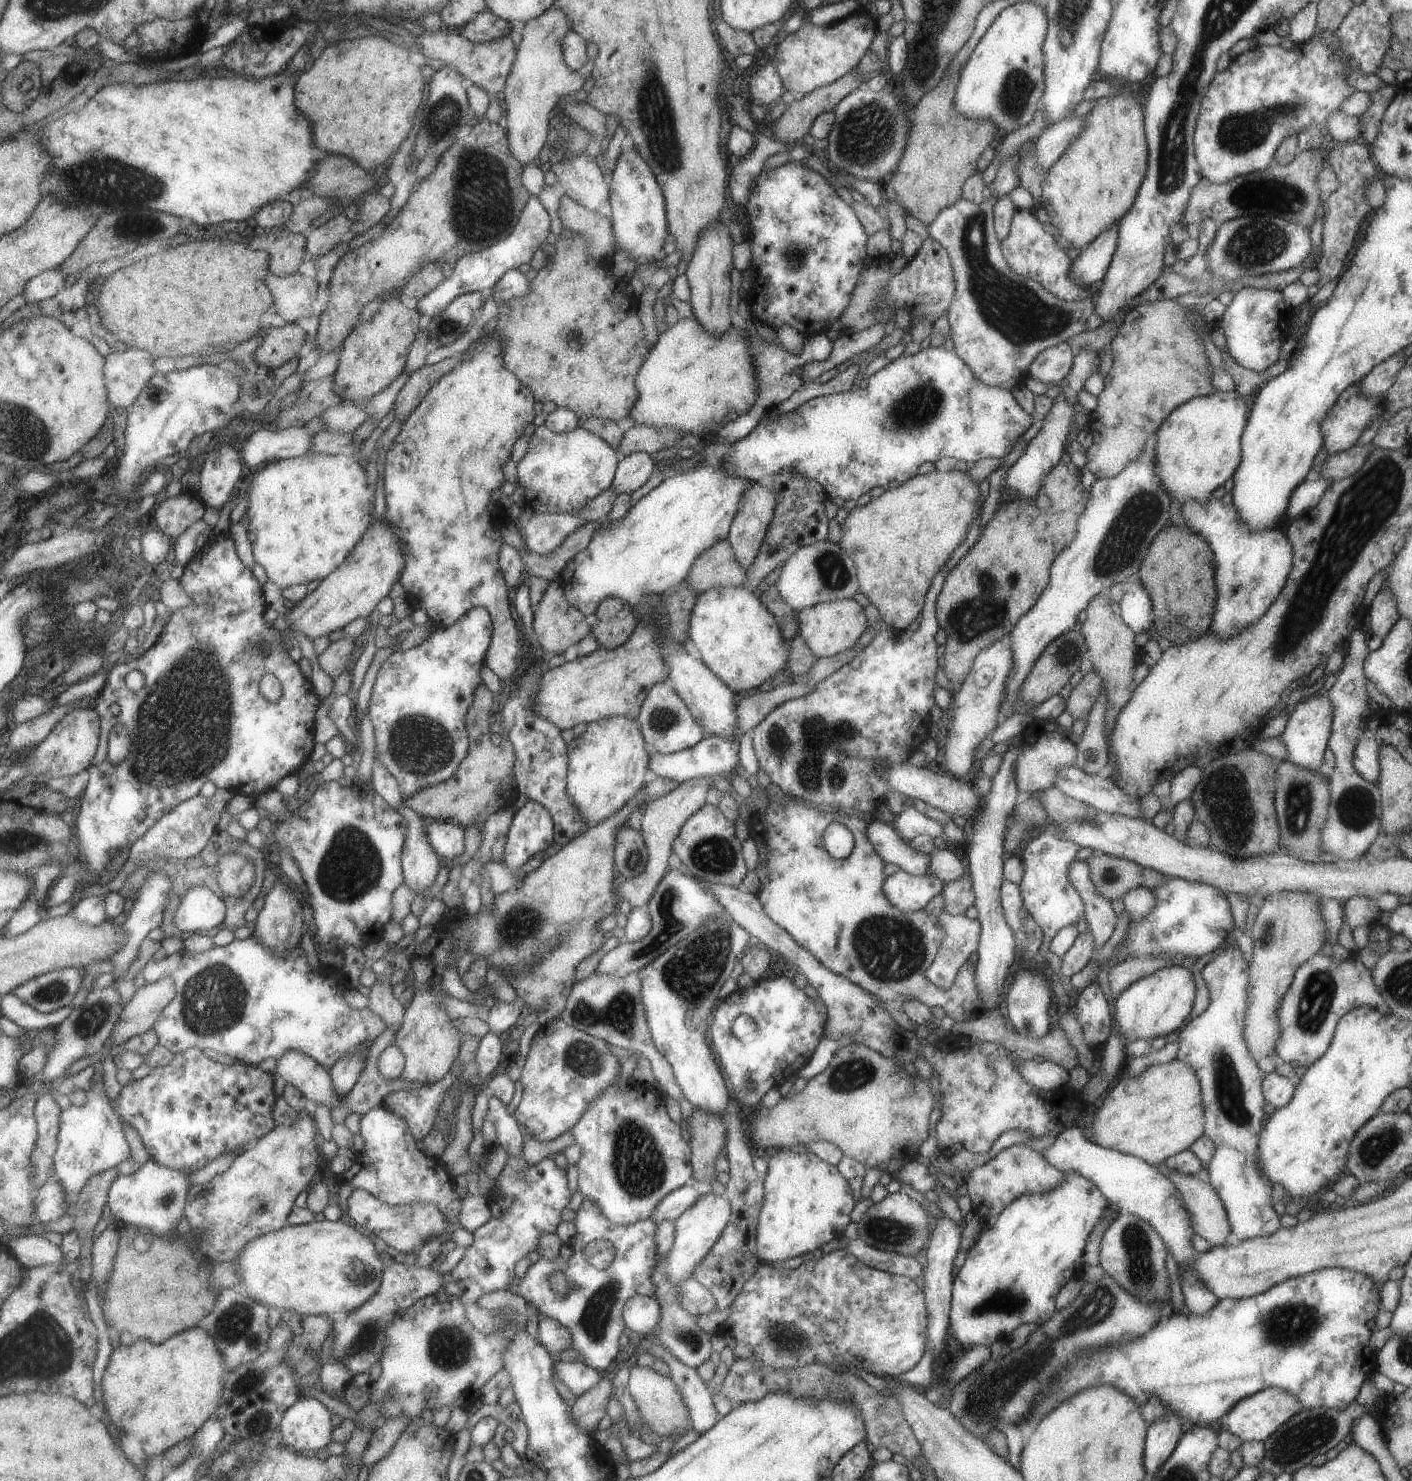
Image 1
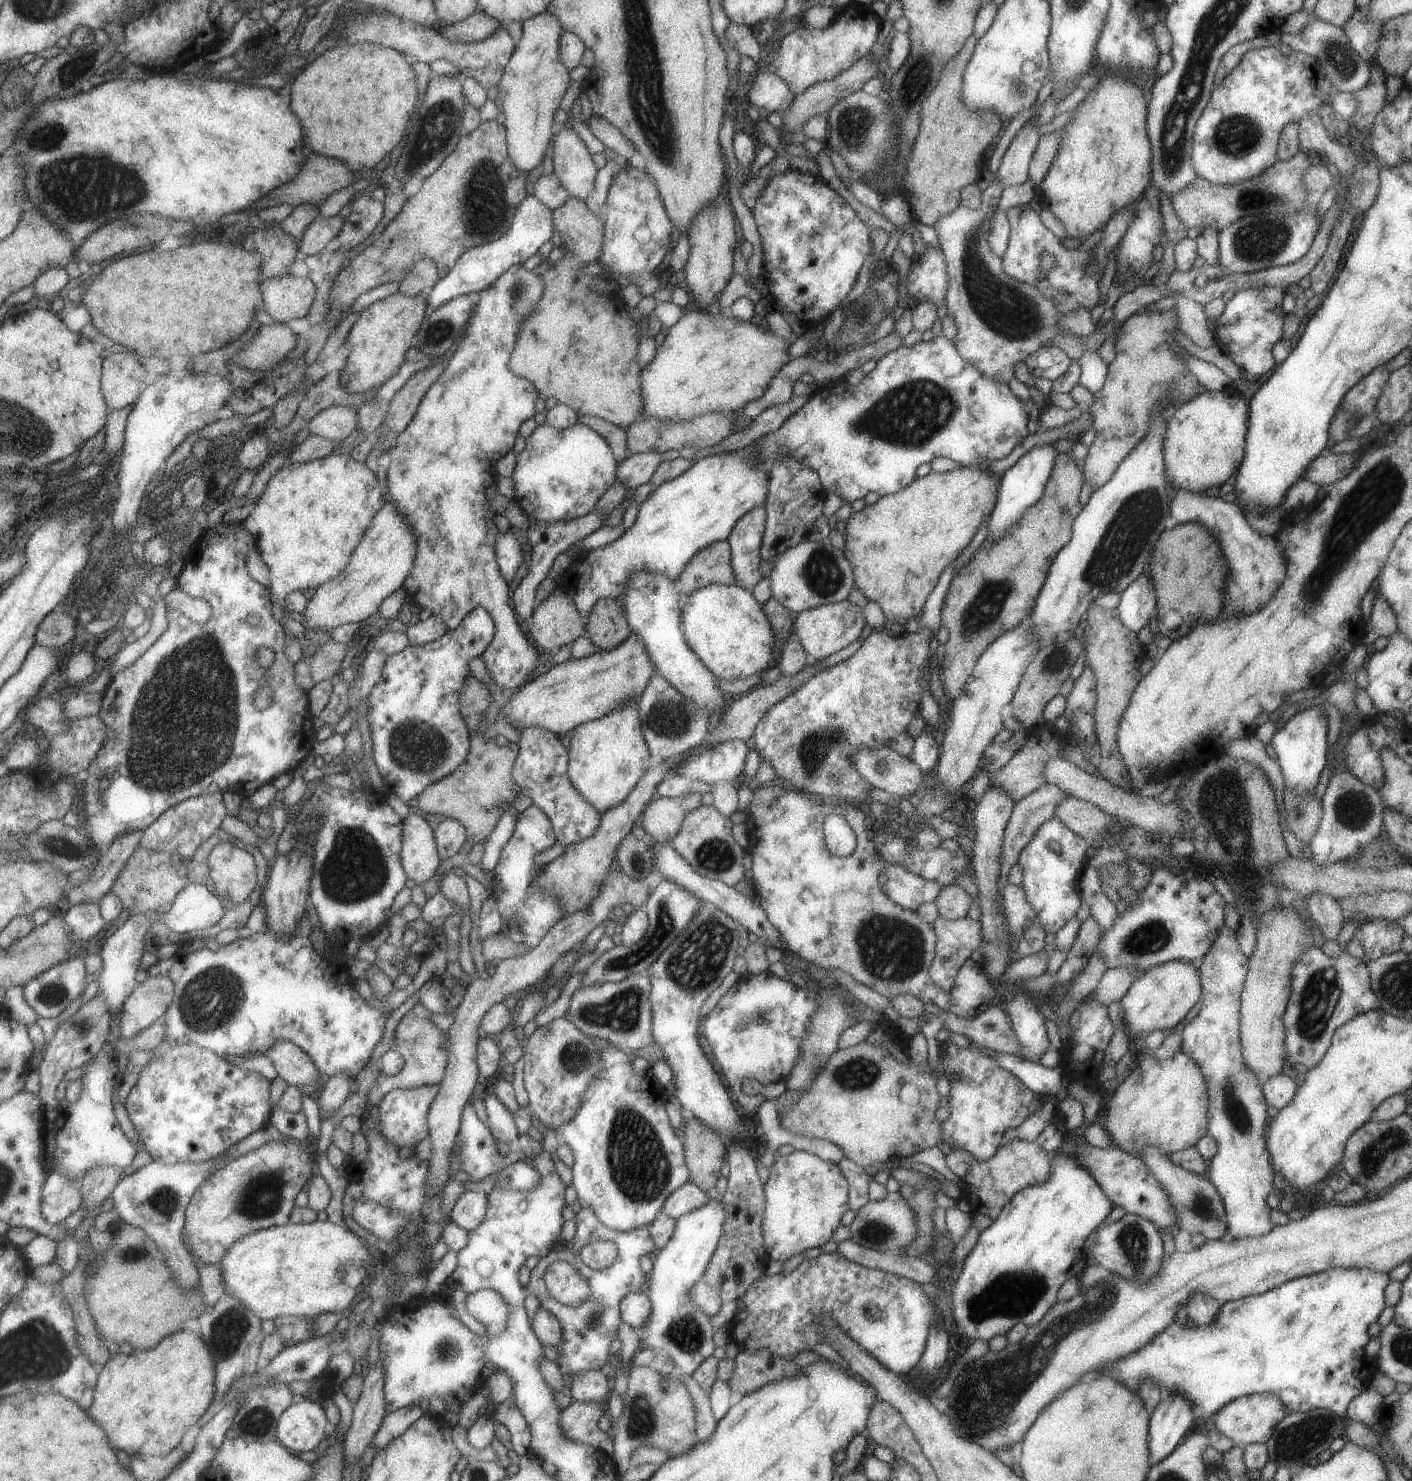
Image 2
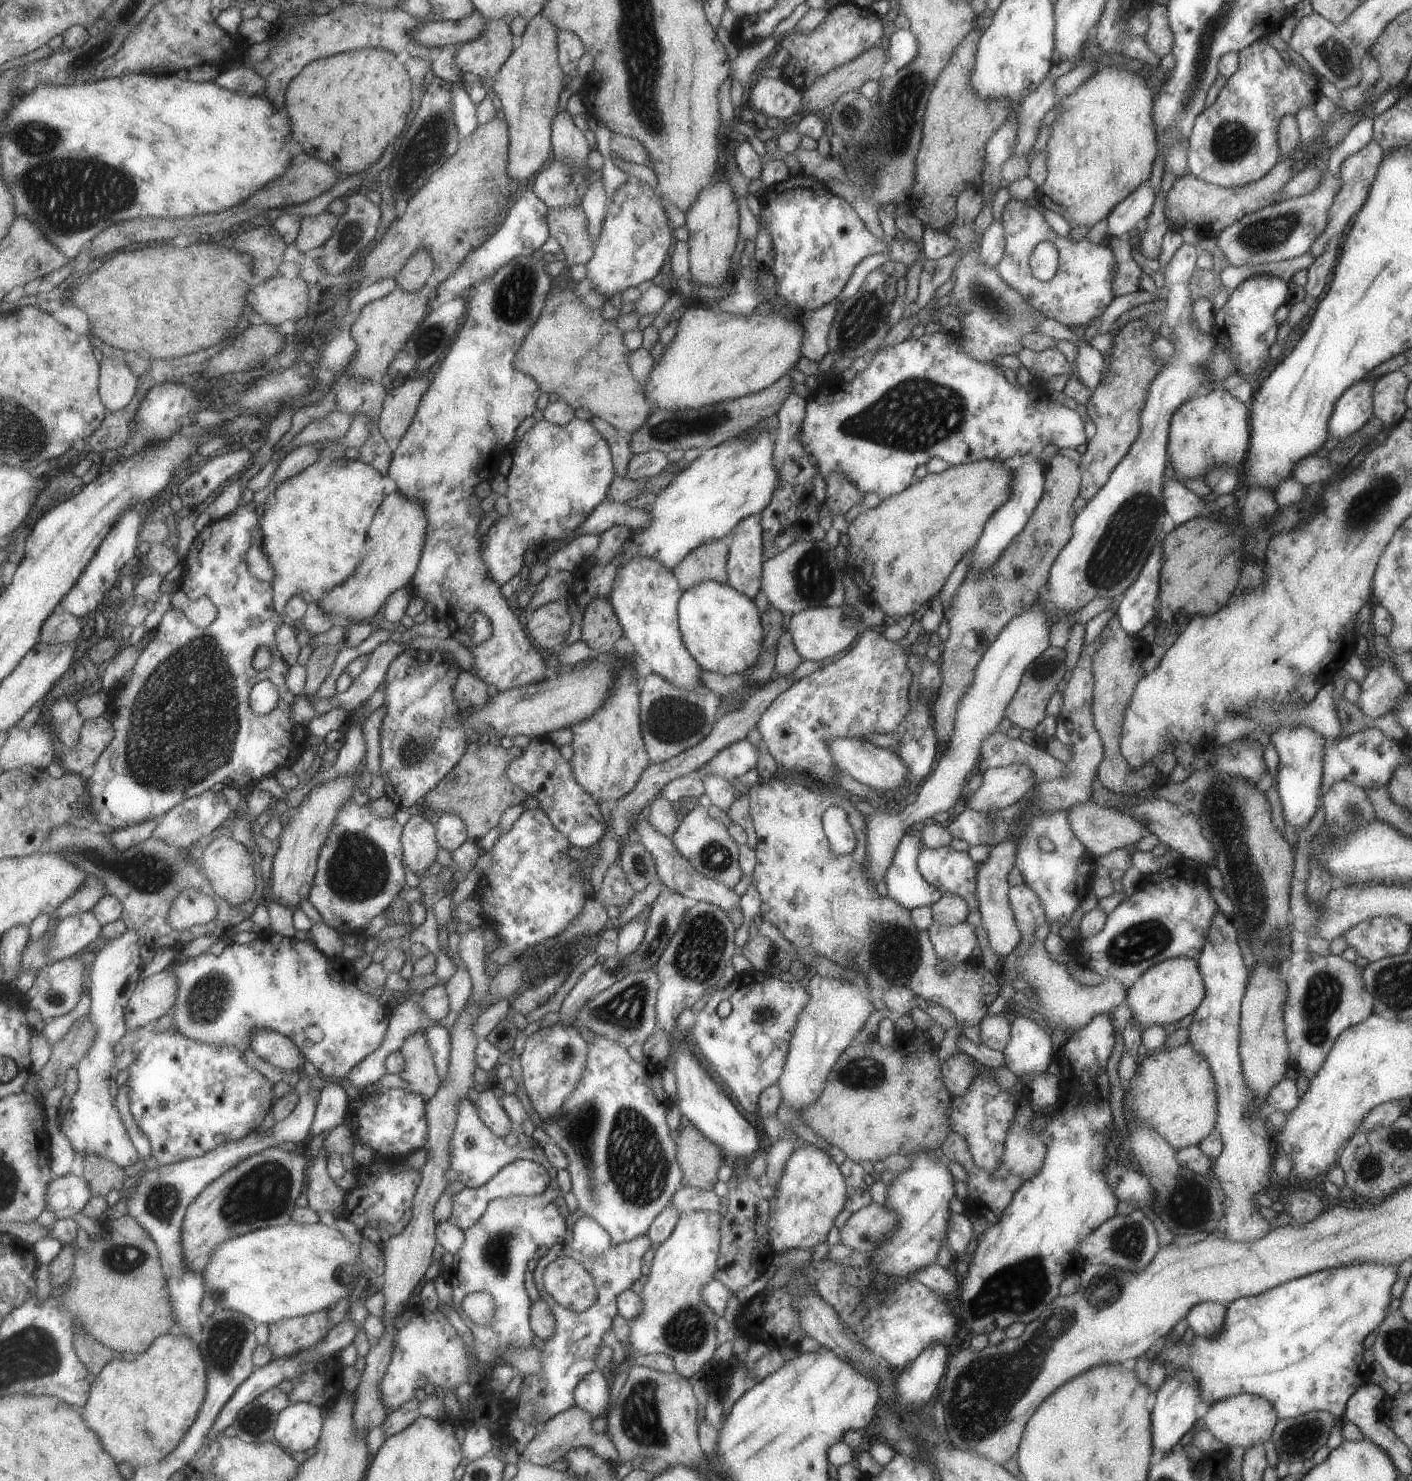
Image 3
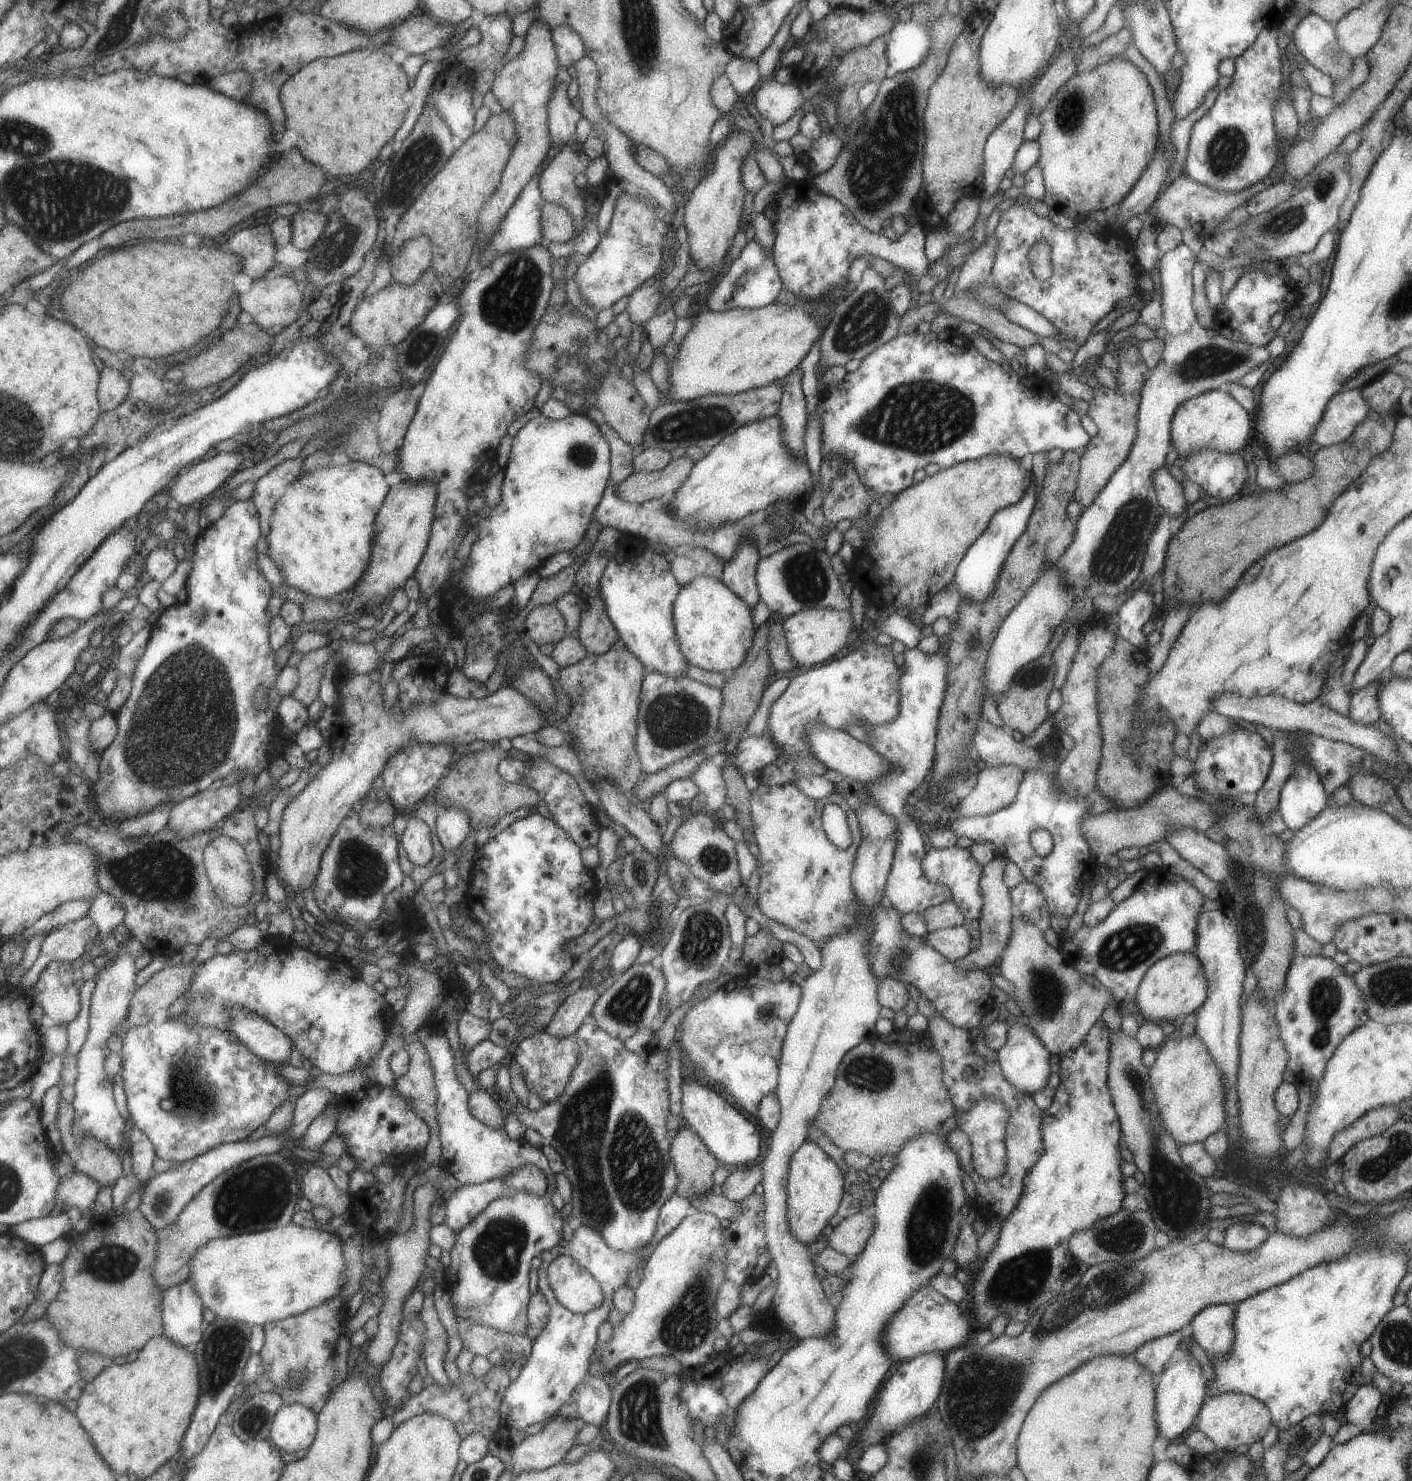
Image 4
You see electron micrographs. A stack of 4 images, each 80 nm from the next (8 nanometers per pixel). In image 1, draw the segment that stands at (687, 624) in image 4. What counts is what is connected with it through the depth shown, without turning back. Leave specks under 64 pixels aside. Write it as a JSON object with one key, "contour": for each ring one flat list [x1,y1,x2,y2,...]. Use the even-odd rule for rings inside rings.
{"contour":[[719,587,699,593,689,612,687,638,695,644,705,666,736,695,757,690,765,680,769,681,771,677,778,677,777,672,785,669,785,664,787,664,789,641,783,640,775,618,765,610,765,606,748,588]]}

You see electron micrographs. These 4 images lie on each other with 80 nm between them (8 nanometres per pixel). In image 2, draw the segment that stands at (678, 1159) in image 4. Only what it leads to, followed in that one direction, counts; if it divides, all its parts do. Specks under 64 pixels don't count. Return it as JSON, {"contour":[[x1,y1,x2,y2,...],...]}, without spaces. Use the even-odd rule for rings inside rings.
{"contour":[[687,1115,681,1138,684,1159,690,1172,689,1182,705,1192,715,1186,719,1168,726,1156,726,1143,720,1132]]}

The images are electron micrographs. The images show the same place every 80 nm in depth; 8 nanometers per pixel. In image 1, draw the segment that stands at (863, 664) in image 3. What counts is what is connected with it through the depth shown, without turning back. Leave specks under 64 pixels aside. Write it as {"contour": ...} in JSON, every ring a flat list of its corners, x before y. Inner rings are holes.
{"contour":[[947,560,933,574,921,613,922,620,915,632,883,627,850,662,819,680,809,694,791,698,778,705,751,730,750,737,759,764,758,770,763,770,771,783,778,786,787,797,813,807,834,807,845,815,856,815,861,819,861,814,869,814,871,818,867,818,867,821,875,820,874,805,884,804,883,796,891,790,873,771,873,764,885,766,885,758,891,758,893,762,906,762,911,753,917,750,917,746,930,738,927,734,931,724,929,710,936,704,933,688,941,679,937,664,941,649,934,640,939,630,935,602,947,576,948,564]]}

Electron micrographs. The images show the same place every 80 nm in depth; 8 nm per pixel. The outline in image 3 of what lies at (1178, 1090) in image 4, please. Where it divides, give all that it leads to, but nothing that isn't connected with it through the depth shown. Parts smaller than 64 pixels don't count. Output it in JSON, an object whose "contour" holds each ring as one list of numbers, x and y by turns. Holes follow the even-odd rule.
{"contour":[[1189,1043,1180,1045,1178,1048,1165,1051,1154,1051,1146,1054,1146,1057,1142,1060,1139,1065,1133,1065,1132,1075,1126,1080,1126,1085,1124,1085,1124,1093,1122,1095,1122,1112,1125,1115,1131,1114,1133,1117,1136,1117,1136,1122,1140,1123,1144,1127,1149,1127,1159,1133,1159,1136,1162,1136,1169,1144,1171,1148,1174,1148,1176,1151,1179,1149,1197,1145,1200,1140,1203,1140,1211,1131,1214,1130,1214,1122,1216,1117,1216,1092,1213,1084,1213,1077,1209,1072,1209,1067,1203,1057,1192,1049,1192,1046]]}

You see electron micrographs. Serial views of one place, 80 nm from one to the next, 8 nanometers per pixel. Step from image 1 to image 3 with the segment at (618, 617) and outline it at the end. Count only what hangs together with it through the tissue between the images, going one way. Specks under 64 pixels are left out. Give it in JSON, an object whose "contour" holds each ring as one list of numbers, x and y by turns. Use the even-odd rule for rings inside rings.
{"contour":[[590,599,582,612,580,639,599,656,605,656,621,636,621,625,610,606,610,600]]}

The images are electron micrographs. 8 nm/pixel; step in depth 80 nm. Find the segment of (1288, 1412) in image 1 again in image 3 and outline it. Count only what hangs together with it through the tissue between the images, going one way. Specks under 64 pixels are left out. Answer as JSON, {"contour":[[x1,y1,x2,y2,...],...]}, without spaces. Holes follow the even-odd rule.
{"contour":[[1239,1393,1223,1401,1209,1405,1203,1419,1198,1426,1207,1429,1219,1442,1230,1446,1241,1446,1246,1449,1255,1445,1262,1445,1270,1440,1273,1427,1278,1421,1273,1407,1260,1396]]}

